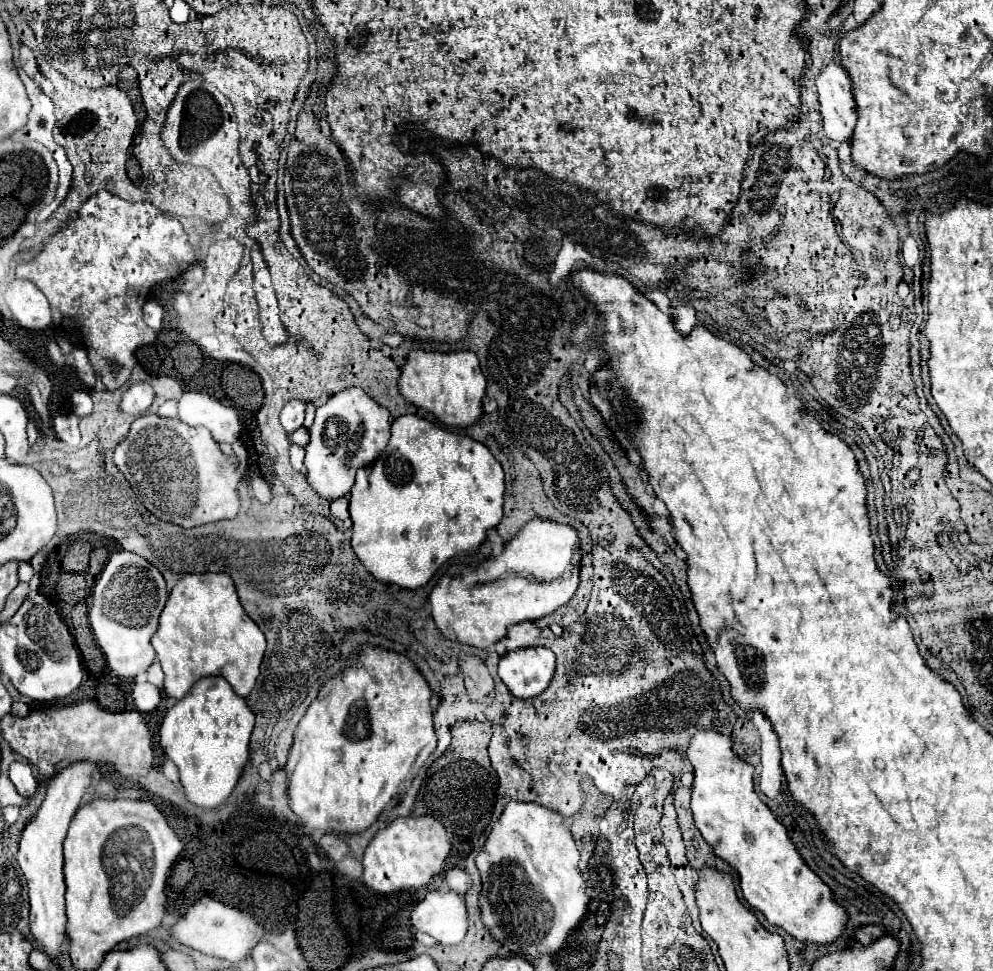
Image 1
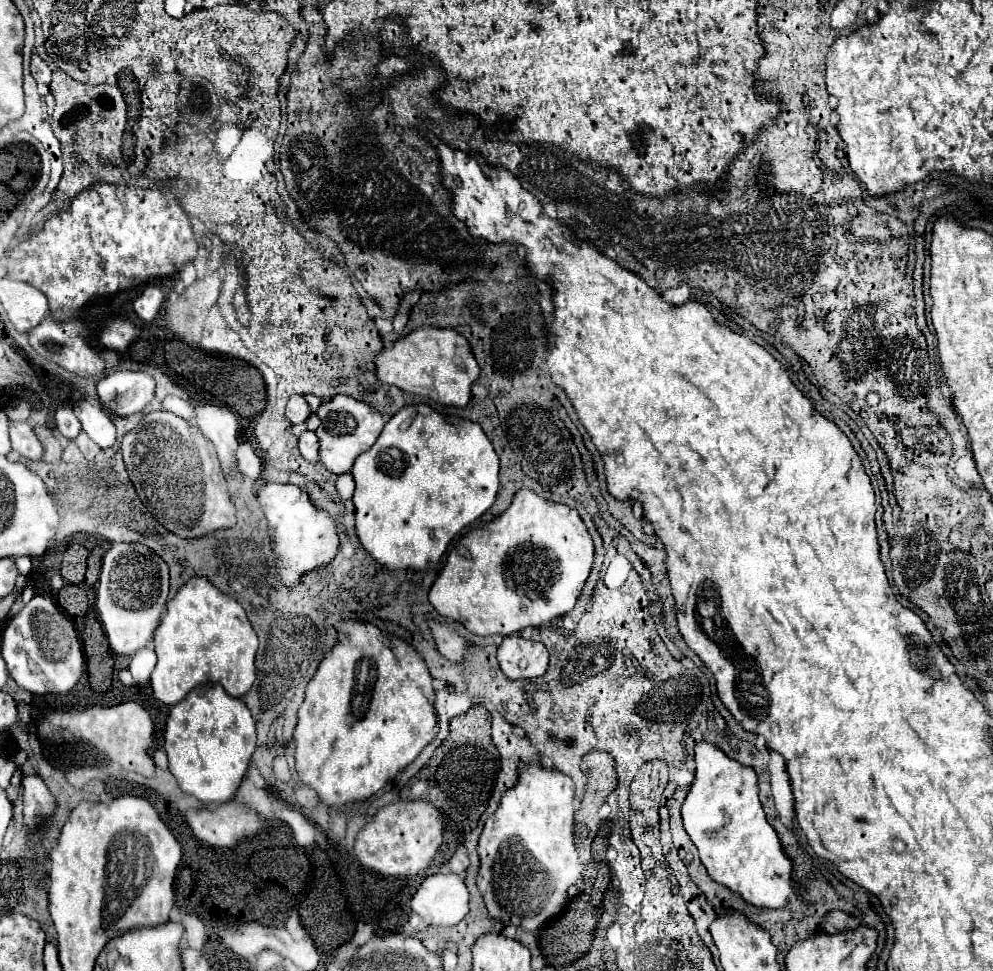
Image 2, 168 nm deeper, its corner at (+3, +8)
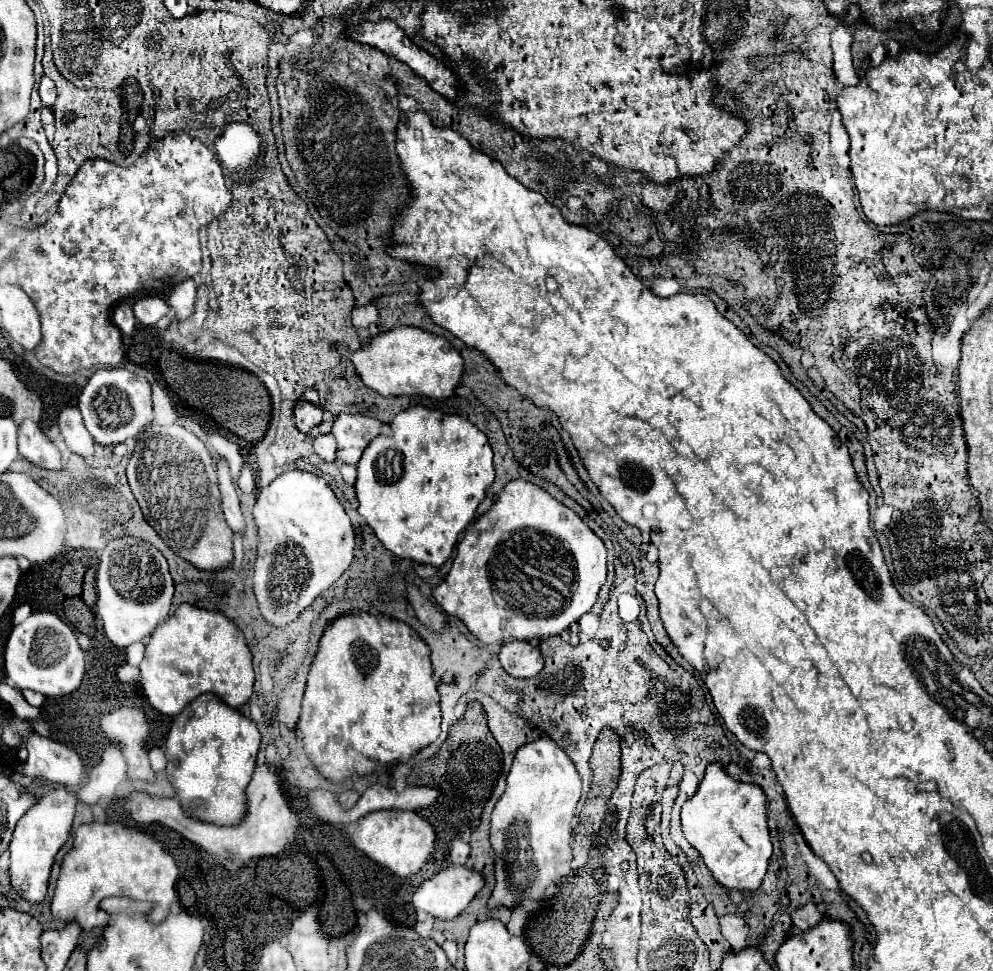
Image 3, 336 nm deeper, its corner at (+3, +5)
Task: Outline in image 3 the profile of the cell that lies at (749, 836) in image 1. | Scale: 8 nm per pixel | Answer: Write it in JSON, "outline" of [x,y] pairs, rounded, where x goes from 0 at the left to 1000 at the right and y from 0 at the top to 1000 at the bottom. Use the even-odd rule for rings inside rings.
{"outline":[[[715,787],[703,816],[687,830],[687,855],[691,865],[705,877],[719,904],[733,917],[759,919],[773,896],[777,867],[769,826],[765,809],[745,807],[733,801],[725,787]]]}

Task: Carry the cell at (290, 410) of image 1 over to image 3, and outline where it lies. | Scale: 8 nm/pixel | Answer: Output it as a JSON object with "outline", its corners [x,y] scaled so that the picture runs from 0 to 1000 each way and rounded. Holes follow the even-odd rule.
{"outline":[[[302,410],[296,418],[296,435],[302,445],[312,447],[312,443],[322,439],[322,435],[324,435],[324,420]]]}

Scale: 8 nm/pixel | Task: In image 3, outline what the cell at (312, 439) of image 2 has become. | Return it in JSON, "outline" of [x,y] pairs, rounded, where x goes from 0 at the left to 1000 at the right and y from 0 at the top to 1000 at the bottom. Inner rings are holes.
{"outline":[[[322,447],[316,451],[316,463],[318,468],[328,474],[328,476],[336,476],[338,474],[338,453],[334,447]]]}

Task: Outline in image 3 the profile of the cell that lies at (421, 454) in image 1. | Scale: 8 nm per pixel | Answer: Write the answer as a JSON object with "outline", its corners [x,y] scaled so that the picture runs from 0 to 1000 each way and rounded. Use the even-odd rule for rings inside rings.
{"outline":[[[415,418],[403,424],[397,435],[373,455],[359,482],[361,527],[381,556],[399,573],[433,583],[445,583],[453,575],[463,548],[477,536],[479,523],[487,513],[491,498],[497,494],[495,461],[489,449],[461,426],[447,426],[427,418]]]}

